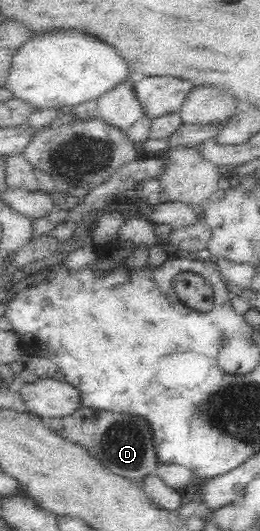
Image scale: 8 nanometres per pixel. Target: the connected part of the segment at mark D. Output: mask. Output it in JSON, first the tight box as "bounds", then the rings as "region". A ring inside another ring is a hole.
{"bounds":[46,407,162,485],"region":[[[76,407],[70,414],[46,419],[48,427],[77,442],[110,472],[140,485],[144,478],[154,475],[162,462],[156,447],[156,431],[146,415],[130,411]]]}

